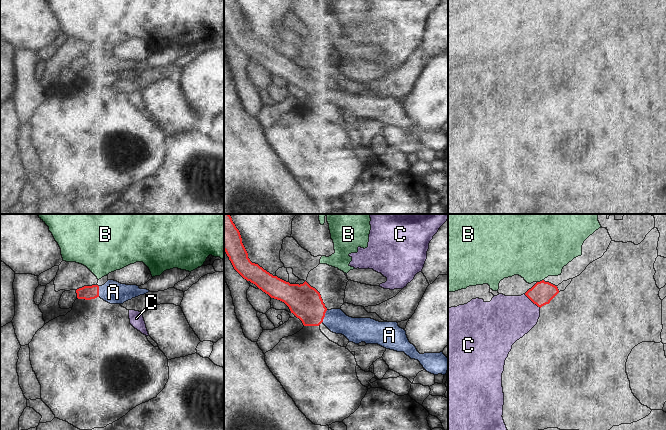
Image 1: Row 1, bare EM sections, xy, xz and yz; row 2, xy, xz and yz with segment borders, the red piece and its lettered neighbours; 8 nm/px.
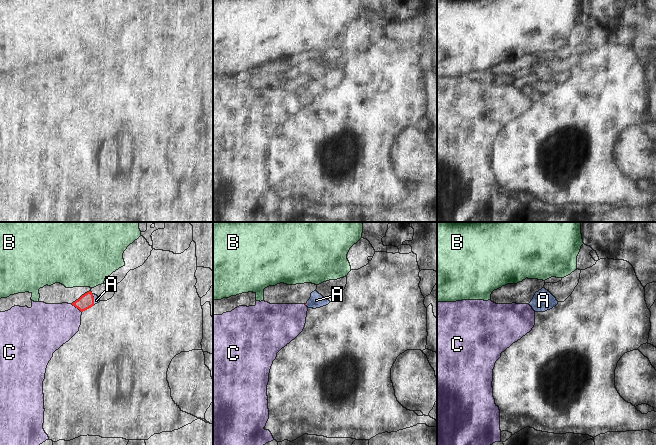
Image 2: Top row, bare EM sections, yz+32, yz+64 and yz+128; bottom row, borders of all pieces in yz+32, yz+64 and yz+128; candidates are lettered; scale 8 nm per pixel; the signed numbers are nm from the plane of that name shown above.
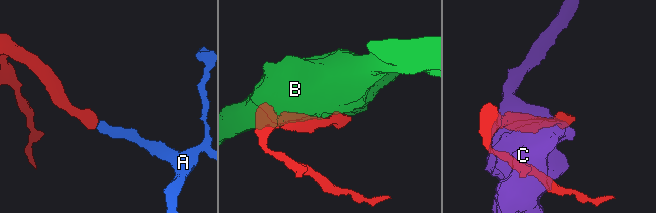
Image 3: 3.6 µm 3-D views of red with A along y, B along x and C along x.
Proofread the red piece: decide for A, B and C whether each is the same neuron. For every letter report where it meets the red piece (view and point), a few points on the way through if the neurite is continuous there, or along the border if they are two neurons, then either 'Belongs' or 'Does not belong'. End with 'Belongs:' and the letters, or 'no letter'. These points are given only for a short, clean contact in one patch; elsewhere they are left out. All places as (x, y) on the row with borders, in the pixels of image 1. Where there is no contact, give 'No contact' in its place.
A: Touches red at xz (324, 316). Path across: xz (305, 302), (316, 313), (324, 316), (335, 320). Belongs
B: Touches red at yz (540, 281). Boundary: yz (543, 279), (537, 282). Does not belong
C: Touches red at yz (532, 301). Boundary: yz (524, 294), (540, 307). Does not belong
Belongs: A.

